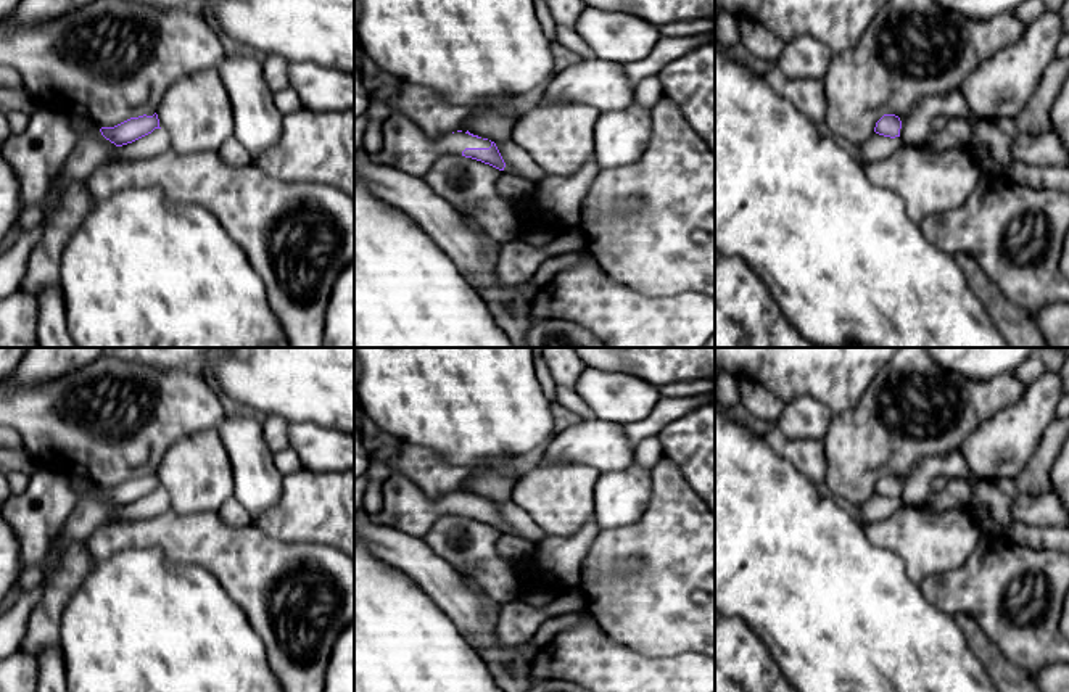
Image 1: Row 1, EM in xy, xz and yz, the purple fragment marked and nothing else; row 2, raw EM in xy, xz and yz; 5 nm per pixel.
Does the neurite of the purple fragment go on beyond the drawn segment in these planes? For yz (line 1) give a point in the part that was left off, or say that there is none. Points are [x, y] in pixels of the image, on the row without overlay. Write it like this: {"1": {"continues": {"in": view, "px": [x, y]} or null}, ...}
{"1": {"continues": null}}

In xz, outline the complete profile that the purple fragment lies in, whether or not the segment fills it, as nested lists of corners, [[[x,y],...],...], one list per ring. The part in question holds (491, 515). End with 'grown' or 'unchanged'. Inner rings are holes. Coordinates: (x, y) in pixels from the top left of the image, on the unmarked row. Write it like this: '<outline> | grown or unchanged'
[[[399,472],[382,484],[383,509],[370,520],[412,538],[423,539],[441,515],[462,515],[504,531],[506,523],[494,502],[462,491],[430,499]]] | grown

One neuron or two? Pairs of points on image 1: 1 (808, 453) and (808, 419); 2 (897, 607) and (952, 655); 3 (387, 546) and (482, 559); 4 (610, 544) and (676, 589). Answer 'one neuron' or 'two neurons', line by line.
1: two neurons
2: one neuron
3: two neurons
4: one neuron

